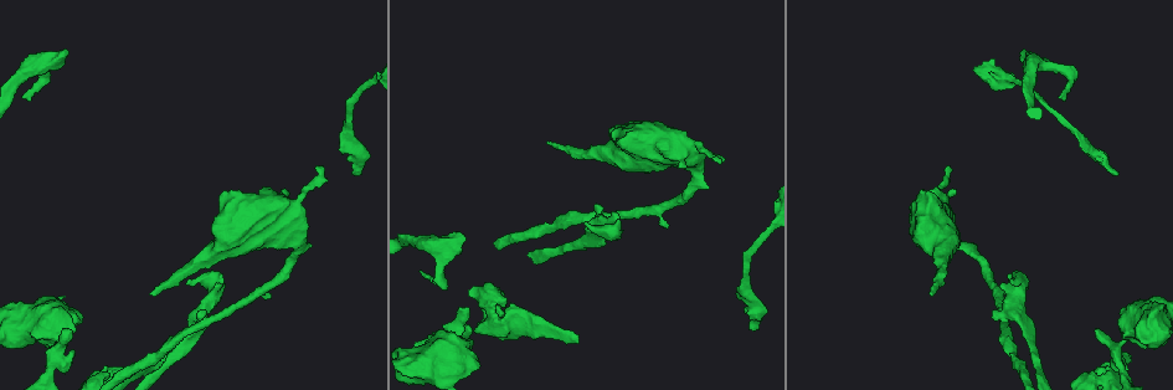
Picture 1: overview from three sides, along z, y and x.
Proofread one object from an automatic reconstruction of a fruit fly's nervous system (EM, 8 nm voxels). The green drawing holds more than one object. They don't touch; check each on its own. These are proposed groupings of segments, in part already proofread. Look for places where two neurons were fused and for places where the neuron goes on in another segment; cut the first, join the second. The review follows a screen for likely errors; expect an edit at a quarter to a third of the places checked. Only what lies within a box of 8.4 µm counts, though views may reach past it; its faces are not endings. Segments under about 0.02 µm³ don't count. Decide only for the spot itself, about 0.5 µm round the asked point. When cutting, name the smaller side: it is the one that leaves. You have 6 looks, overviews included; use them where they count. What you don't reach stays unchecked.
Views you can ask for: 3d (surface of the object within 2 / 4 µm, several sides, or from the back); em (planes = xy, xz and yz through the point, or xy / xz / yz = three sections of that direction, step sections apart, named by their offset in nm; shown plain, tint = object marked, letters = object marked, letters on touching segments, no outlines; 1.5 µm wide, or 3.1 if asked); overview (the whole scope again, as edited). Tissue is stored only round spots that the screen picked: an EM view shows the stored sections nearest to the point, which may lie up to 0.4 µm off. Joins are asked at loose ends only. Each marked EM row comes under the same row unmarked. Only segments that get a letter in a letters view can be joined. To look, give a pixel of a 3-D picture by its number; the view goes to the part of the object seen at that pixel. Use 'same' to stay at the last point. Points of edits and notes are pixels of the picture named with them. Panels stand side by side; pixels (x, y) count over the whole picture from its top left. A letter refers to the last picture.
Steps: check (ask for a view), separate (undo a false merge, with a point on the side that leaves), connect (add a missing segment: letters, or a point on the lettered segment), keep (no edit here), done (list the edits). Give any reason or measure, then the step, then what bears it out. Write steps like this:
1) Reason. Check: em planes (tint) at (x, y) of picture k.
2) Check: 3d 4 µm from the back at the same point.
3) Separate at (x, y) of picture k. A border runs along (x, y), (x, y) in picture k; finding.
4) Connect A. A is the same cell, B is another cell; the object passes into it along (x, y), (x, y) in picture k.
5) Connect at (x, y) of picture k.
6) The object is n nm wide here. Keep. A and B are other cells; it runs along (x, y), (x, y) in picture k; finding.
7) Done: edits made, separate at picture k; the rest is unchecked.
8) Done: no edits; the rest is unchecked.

Free end. Check: em planes (letters) at (579, 343) of picture 1.

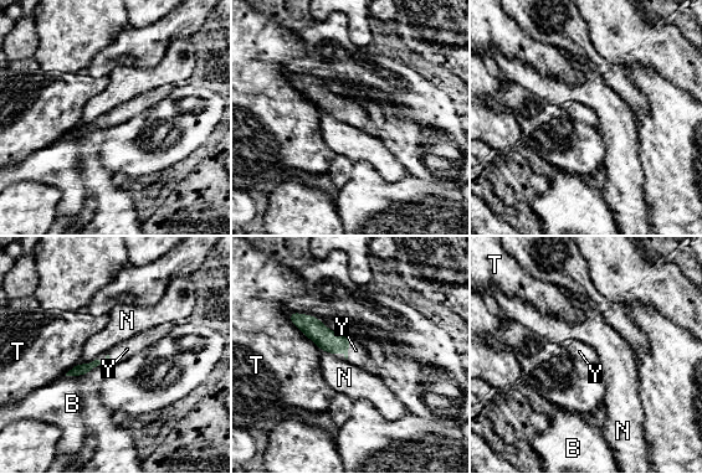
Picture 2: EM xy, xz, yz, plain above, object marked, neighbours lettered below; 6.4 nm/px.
The longest contact is with T, 340 nm. Connect Y. Y is the same cell, B, N and T are other cells; the neuron continues.

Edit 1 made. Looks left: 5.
See it whole again. Check: overview.

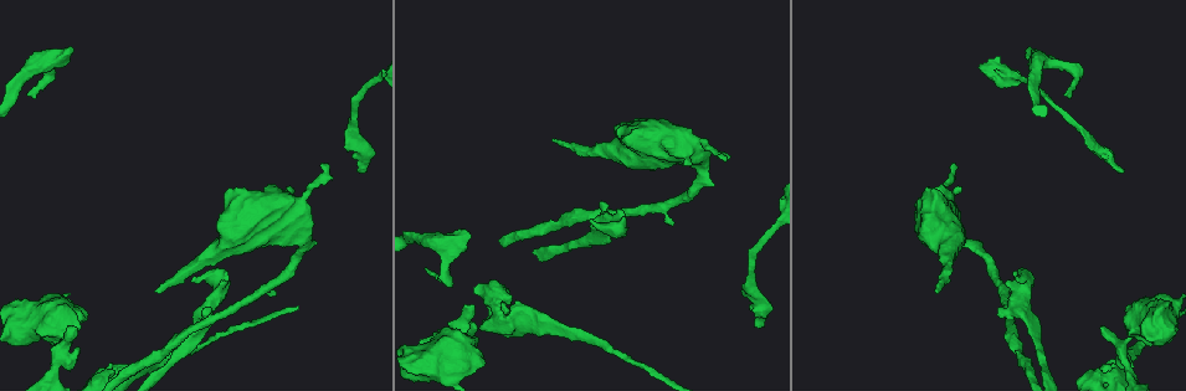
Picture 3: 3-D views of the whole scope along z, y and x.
End of a long branch. Check: em xz step 8 (letters) at (361, 172) of picture 3.

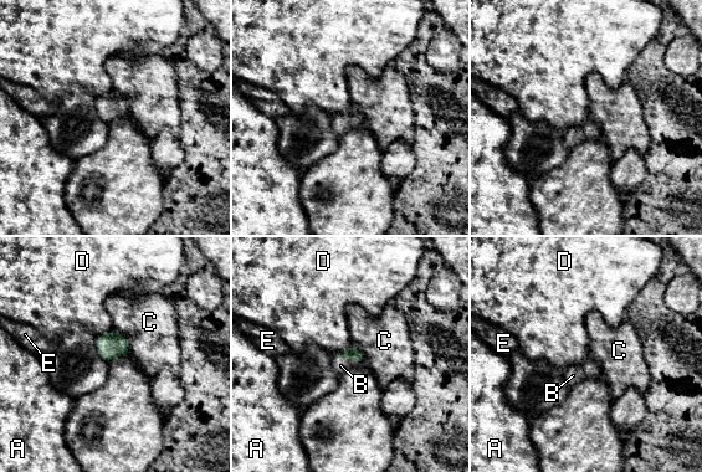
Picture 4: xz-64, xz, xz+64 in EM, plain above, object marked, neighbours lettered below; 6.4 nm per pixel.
Connect B. B is the same cell, A, C, D and E are other cells; the object passes into it along (353, 353), (348, 358), (341, 365) in picture 4; the neuron continues.

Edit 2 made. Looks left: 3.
Check: overview.

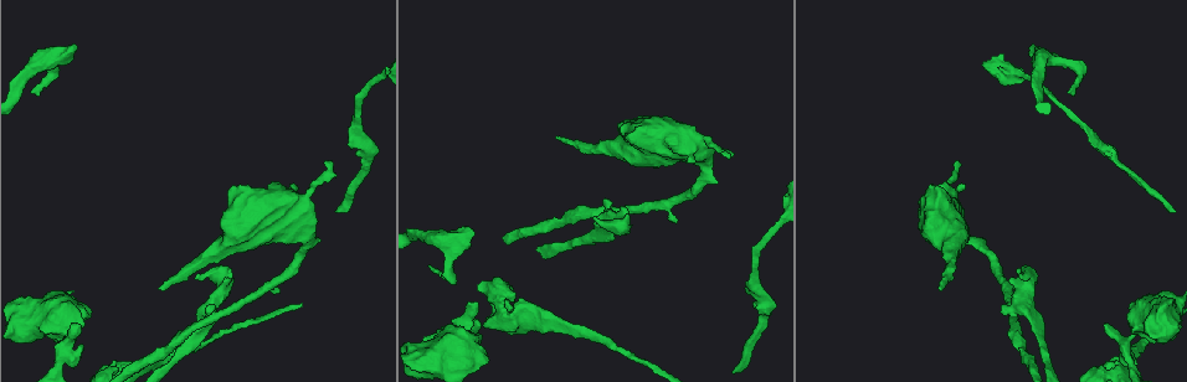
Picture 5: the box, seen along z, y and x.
An open end. Check: em xy step 4 (tint) at (470, 227) of picture 5.

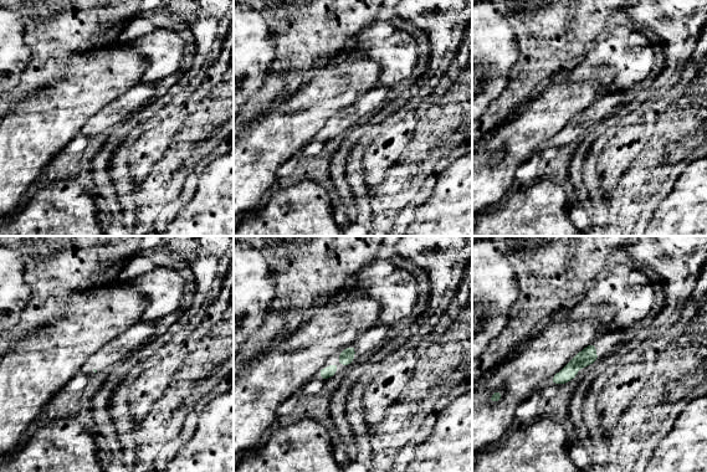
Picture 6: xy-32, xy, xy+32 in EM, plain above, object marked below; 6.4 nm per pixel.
Cut it another way. Check: em planes (letters) at the same point.

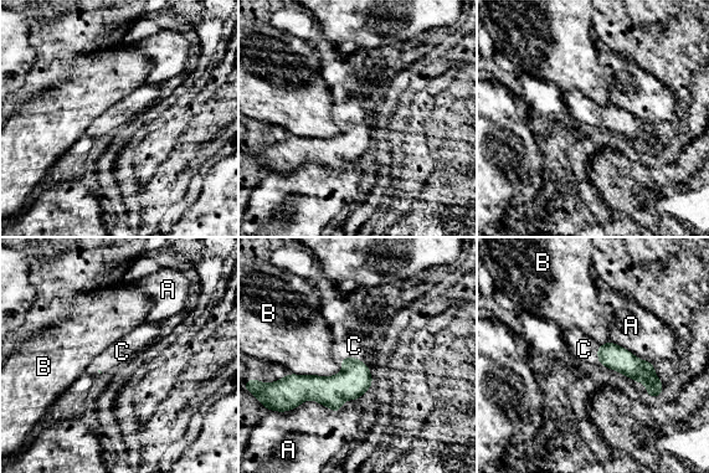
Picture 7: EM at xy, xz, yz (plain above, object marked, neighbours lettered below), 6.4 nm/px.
Connect C. C is the same cell, A and B are other cells; the object passes into it along (350, 384), (355, 358), (354, 345) in picture 7; the neuron continues.

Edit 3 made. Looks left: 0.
Done: edits made, connect at picture 2, connect at picture 4, connect at picture 7; the rest is unchecked.

